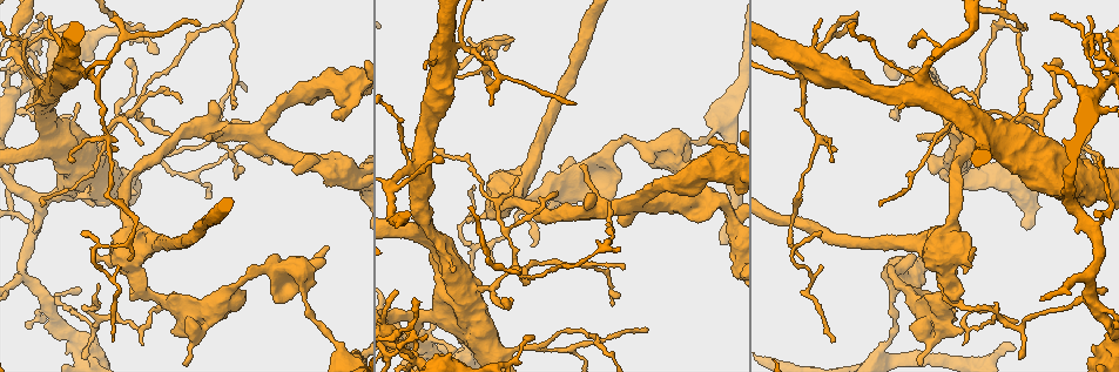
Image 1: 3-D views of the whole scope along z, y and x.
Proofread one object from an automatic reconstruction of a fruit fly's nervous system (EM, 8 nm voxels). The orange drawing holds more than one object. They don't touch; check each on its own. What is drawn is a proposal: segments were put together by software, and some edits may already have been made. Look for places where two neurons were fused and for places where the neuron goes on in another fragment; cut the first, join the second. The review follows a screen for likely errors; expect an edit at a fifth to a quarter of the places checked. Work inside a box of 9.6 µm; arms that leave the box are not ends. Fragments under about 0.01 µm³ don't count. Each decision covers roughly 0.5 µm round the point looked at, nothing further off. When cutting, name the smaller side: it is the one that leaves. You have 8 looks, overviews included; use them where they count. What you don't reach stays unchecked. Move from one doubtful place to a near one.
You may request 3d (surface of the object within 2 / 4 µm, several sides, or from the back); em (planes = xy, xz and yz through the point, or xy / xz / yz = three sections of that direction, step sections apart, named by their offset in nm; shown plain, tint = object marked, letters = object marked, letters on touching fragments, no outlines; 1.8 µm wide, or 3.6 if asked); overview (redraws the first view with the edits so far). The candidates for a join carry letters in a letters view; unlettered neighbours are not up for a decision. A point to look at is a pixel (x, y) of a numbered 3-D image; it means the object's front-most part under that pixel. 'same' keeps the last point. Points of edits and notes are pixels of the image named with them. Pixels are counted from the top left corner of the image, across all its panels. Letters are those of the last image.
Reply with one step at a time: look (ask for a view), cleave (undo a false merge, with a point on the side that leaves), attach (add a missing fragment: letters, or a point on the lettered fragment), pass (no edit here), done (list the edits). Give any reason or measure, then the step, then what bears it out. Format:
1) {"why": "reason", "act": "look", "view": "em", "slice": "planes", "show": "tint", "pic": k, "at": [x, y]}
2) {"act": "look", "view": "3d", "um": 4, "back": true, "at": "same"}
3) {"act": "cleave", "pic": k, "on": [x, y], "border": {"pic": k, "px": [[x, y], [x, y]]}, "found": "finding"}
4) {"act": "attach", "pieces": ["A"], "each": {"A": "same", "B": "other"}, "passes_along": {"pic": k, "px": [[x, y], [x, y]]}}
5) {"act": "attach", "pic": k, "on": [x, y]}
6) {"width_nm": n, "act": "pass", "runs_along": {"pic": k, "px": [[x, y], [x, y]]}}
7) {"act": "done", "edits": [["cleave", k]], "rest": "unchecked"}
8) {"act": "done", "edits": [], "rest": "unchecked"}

{"why": "branch stops here", "act": "look", "view": "em", "slice": "planes", "show": "letters", "pic": 1, "at": [550, 207]}

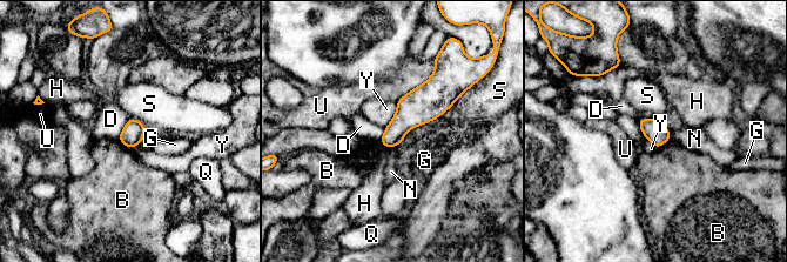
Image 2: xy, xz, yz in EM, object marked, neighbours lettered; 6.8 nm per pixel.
{"act": "pass", "each": {"B": "other", "D": "other", "G": "other", "H": "other", "N": "other", "Q": "other", "S": "other", "U": "other", "Y": "other"}, "border": {"pic": 2, "px": [[130, 118], [118, 138]]}, "found": "no lettered fragment goes on from it"}

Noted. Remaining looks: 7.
{"why": "branch stops here", "act": "look", "view": "3d", "um": 2, "back": true, "pic": 1, "at": [580, 165]}

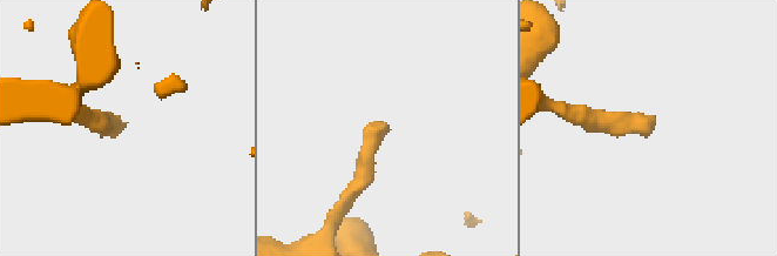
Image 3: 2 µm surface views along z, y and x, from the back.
{"why": "need the tissue", "act": "look", "view": "em", "slice": "xy", "step": 4, "show": "letters", "pic": 3, "at": [651, 126]}

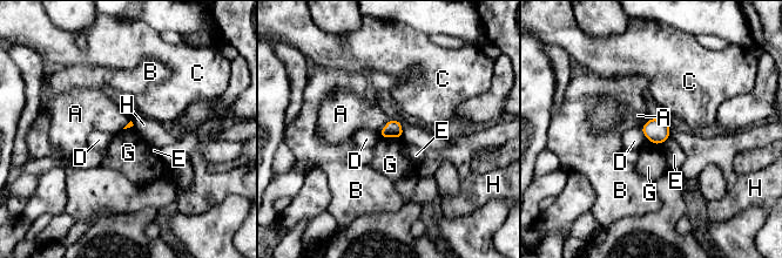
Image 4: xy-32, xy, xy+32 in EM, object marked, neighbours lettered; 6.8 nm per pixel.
{"act": "pass", "each": {"A": "other", "B": "other", "C": "other", "D": "other", "E": "other", "G": "other", "H": "other"}, "border": {"pic": 4, "px": [[382, 136], [402, 138]]}, "found": "no lettered fragment goes on from it"}

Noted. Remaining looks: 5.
{"act": "look", "view": "em", "slice": "xz", "step": 16, "show": "tint", "pic": 1, "at": [1025, 115]}

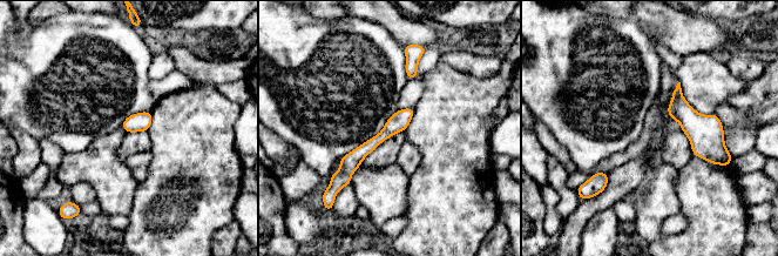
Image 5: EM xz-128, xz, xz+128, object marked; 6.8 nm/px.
{"act": "look", "view": "em", "slice": "planes", "show": "tint", "at": "same"}

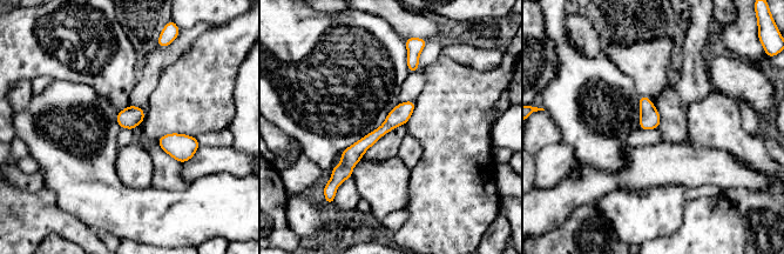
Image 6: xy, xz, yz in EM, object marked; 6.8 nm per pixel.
{"why": "what lies round it", "act": "look", "view": "em", "slice": "planes", "show": "letters", "at": "same"}

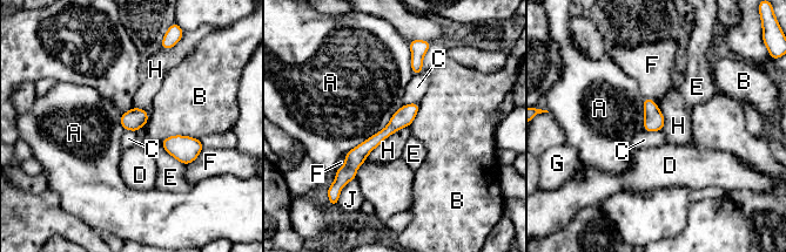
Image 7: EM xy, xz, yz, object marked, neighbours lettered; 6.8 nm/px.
{"longest_contact_nm": ["A", 500], "act": "pass", "each": {"A": "other", "B": "other", "C": "other", "D": "other", "E": "other", "F": "other", "G": "other", "H": "other", "J": "other"}, "border": {"pic": 7, "px": [[660, 129], [644, 131]]}, "found": "all the same neuron"}

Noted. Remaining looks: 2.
{"act": "done", "edits": [], "rest": "unchecked"}

